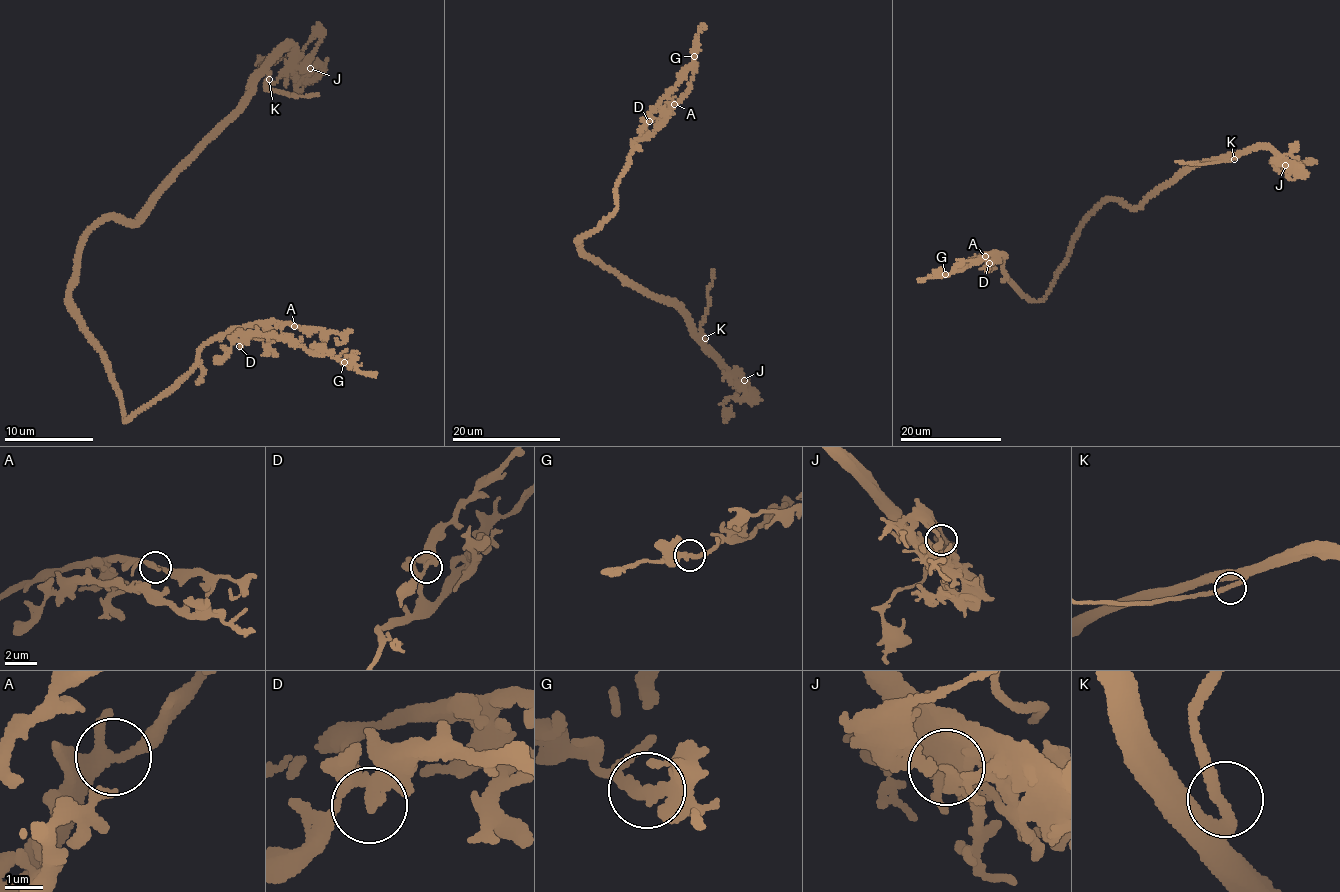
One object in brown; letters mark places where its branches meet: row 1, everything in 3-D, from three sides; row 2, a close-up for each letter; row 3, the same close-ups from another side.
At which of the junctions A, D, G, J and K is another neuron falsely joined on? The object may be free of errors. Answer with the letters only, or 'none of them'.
J

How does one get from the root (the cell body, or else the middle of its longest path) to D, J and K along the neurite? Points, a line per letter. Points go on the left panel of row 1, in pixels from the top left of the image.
D: (84, 244), (69, 287), (72, 310), (103, 359), (125, 419), (175, 383), (205, 344), (227, 334), (239, 346)
J: (84, 244), (105, 220), (142, 221), (281, 52), (289, 48), (297, 66), (309, 68)
K: (84, 244), (92, 229), (105, 220), (142, 221), (163, 189), (227, 125), (253, 83), (264, 75), (269, 79)

